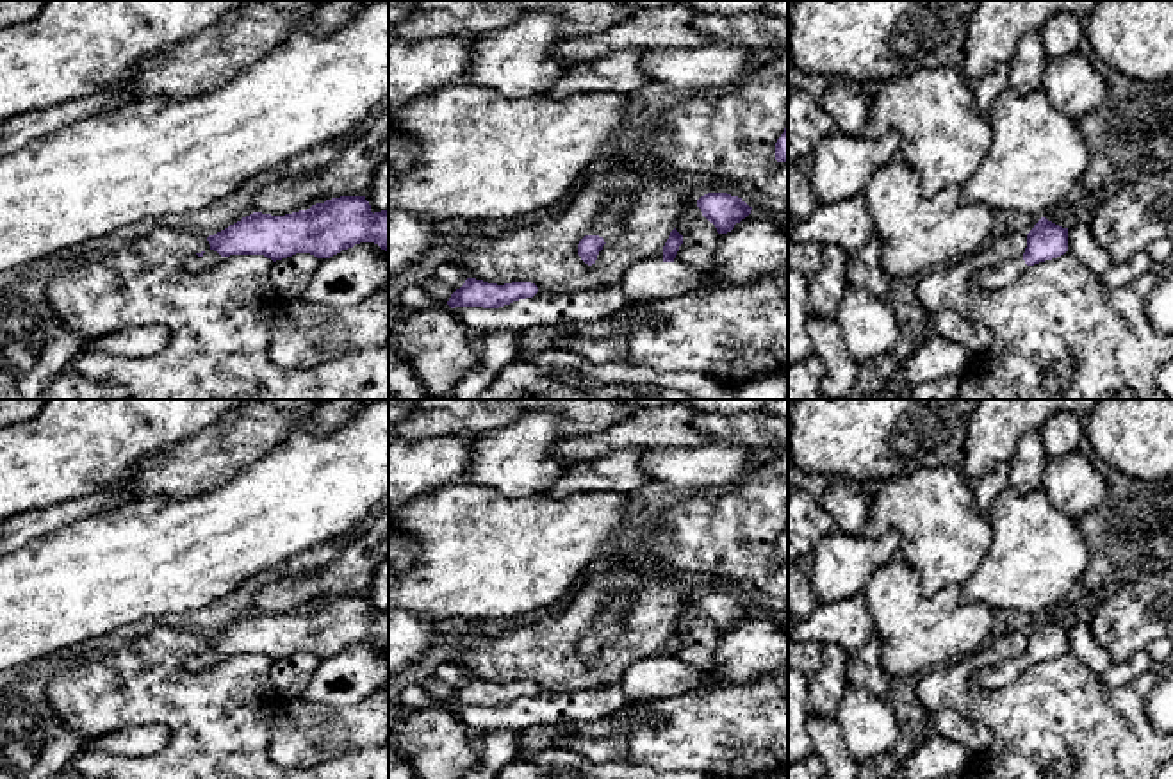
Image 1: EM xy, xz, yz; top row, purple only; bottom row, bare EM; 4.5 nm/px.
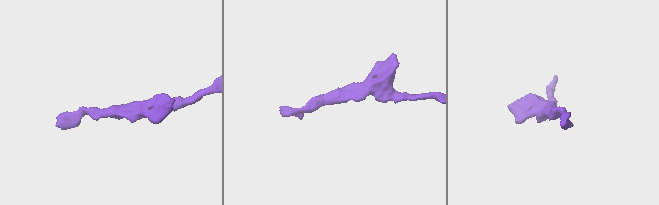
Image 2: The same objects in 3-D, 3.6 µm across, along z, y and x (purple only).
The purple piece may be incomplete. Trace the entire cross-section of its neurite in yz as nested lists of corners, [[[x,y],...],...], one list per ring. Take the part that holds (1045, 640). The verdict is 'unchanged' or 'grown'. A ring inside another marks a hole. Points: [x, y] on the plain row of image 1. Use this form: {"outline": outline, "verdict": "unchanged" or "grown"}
{"outline": [[[1041,617],[1027,633],[1025,652],[1018,658],[984,667],[970,677],[973,688],[1000,690],[1034,663],[1057,658],[1068,651],[1068,627]]], "verdict": "grown"}

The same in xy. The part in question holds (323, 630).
{"outline": [[[340,595],[285,615],[253,611],[207,640],[207,651],[185,660],[187,670],[207,670],[230,654],[264,654],[273,661],[296,652],[330,658],[360,642],[389,651],[389,610],[373,613],[365,595]]], "verdict": "grown"}

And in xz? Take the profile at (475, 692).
{"outline": [[[428,677],[421,686],[435,699],[455,706],[499,708],[519,699],[533,697],[538,686],[531,681],[512,681],[504,685],[467,677],[465,683],[453,690],[439,677]]], "verdict": "grown"}

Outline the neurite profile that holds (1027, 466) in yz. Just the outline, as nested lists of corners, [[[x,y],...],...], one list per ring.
[[[1039,430],[1025,433],[1009,462],[1009,487],[1020,494],[1045,488],[1046,460]]]

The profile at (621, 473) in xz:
[[[615,451],[610,456],[574,463],[547,490],[549,499],[562,499],[581,492],[631,494],[651,483],[640,460],[645,451]]]

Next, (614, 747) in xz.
[[[631,724],[604,738],[585,738],[578,733],[563,733],[558,736],[558,749],[574,750],[592,763],[617,763],[624,761],[629,750]]]

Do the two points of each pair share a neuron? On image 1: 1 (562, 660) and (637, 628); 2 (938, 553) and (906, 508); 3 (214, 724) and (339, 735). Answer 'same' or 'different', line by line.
1: same
2: same
3: different

